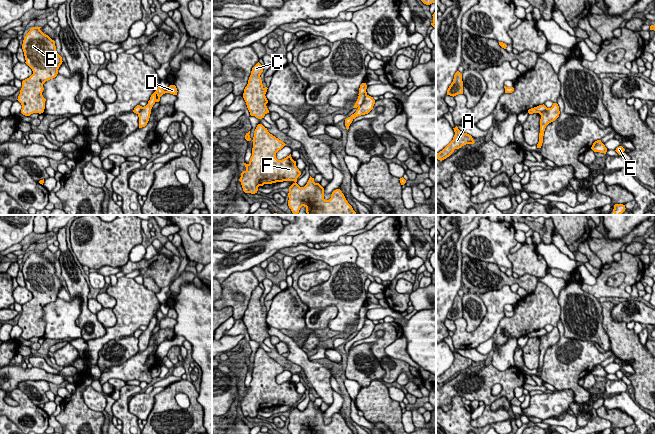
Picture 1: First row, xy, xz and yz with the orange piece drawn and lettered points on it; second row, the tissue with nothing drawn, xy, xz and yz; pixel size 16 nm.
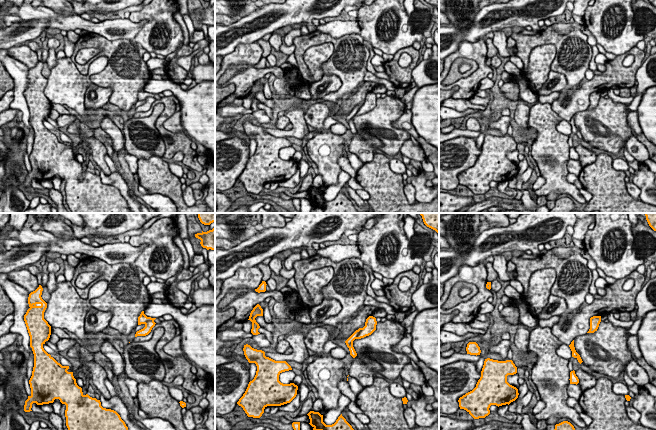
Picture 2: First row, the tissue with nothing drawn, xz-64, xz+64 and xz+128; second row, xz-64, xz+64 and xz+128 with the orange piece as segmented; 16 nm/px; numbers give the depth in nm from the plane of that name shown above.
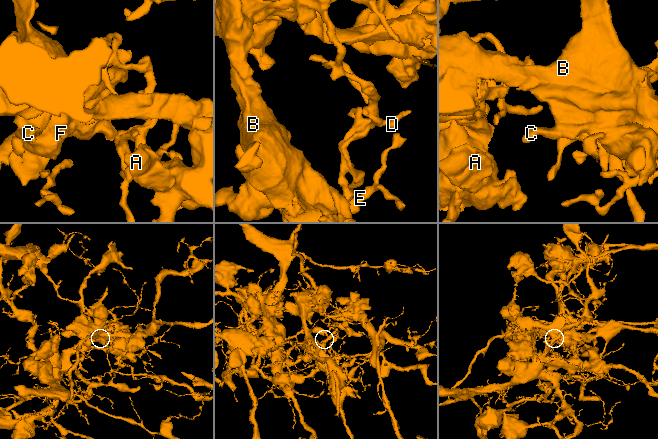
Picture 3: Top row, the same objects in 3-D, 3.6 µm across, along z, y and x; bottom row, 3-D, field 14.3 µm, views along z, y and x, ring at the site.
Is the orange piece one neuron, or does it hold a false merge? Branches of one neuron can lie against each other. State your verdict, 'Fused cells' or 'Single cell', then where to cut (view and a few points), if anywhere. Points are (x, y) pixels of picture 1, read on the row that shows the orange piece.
Fused cells. Split along xz (367, 95), (358, 108)

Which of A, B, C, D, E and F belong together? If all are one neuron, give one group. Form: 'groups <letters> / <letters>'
groups A B C F / D E

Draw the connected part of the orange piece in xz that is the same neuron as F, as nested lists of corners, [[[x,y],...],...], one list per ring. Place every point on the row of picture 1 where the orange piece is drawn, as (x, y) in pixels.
[[[262,124],[257,125],[252,139],[249,134],[250,131],[246,133],[245,139],[253,141],[252,156],[248,164],[243,163],[246,170],[241,173],[239,179],[245,193],[255,194],[258,191],[258,187],[264,184],[293,181],[294,183],[289,187],[288,206],[294,215],[298,215],[302,206],[306,208],[307,215],[357,215],[340,189],[334,190],[331,198],[325,200],[324,188],[319,183],[315,183],[314,178],[311,176],[307,184],[304,187],[300,187],[296,182],[301,172],[297,168],[296,161],[292,159],[291,154],[282,160],[276,158],[276,153],[286,144],[270,134]]]

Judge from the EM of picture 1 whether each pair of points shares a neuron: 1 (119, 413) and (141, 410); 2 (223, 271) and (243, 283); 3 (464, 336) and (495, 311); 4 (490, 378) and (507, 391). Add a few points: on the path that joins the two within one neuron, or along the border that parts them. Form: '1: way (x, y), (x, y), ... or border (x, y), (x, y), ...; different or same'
1: border (127, 402), (129, 411), (138, 418); different
2: border (249, 269), (235, 271), (223, 280); different
3: way (473, 336), (476, 336), (491, 320); same
4: way (495, 378), (498, 378), (506, 386); same

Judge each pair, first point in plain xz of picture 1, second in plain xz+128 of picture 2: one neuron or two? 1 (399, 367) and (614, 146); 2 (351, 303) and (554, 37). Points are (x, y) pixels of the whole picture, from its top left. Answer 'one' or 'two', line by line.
1: one
2: one

